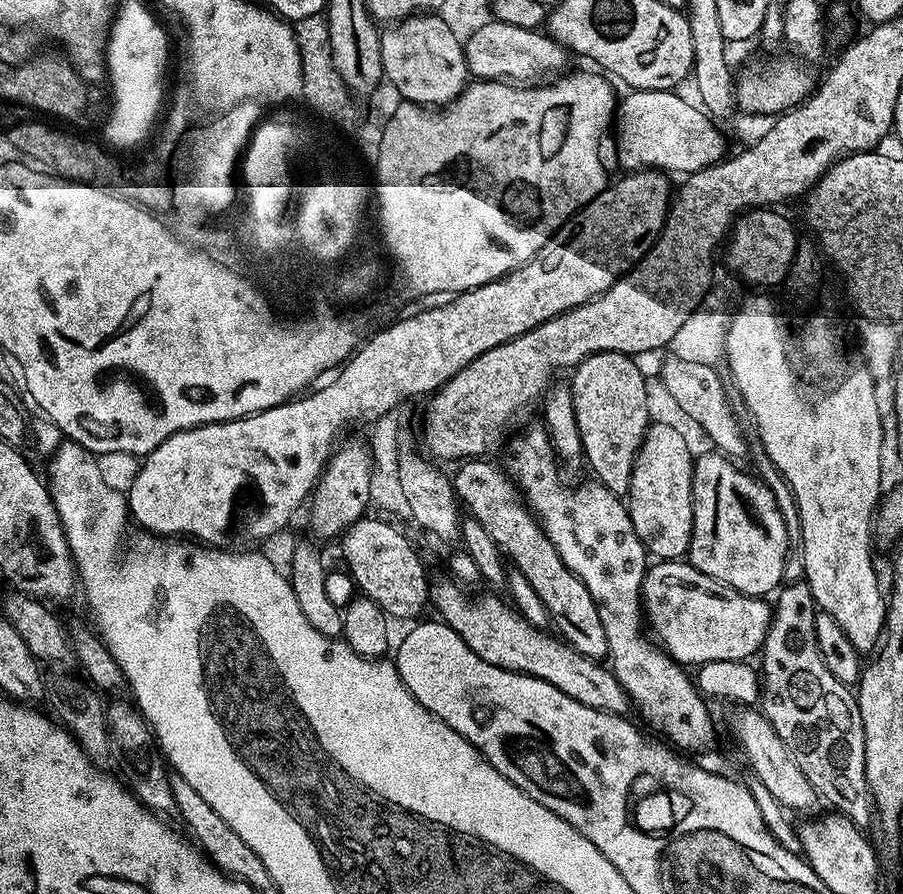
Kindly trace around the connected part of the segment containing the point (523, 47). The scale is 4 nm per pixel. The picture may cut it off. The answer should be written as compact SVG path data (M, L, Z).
M491 18L463 41L468 71L481 80L502 80L521 86L556 78L569 67L570 53L557 40L537 29L523 29Z

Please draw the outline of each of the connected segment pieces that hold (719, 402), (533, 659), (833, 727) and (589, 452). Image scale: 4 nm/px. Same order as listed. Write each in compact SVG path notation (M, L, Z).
M670 354L664 359L660 377L681 409L710 434L716 450L729 459L742 460L749 455L750 444L747 444L740 424L728 406L728 394L718 370L715 365L699 364Z
M447 579L440 580L437 584L435 581L431 585L431 607L433 609L436 607L435 615L448 624L450 630L454 630L454 634L458 634L462 638L462 642L466 642L466 646L470 646L470 650L474 650L474 654L478 654L478 658L482 658L482 662L490 662L490 666L498 666L511 672L521 672L523 676L533 676L542 682L550 682L550 686L562 690L562 694L574 698L574 702L582 702L582 706L590 706L594 710L602 710L603 712L612 712L616 716L627 717L629 715L628 695L618 682L611 667L605 666L601 661L591 660L589 656L583 656L578 650L565 644L559 635L543 628L536 628L530 622L526 622L526 618L522 618L522 614L516 611L507 599L504 599L505 601L499 600L496 597L499 595L488 594L492 596L486 597L485 600L468 600L467 594L464 593L467 591L455 579Z
M807 581L783 585L776 598L770 630L760 651L760 710L782 742L794 753L798 766L806 774L807 781L814 786L817 795L834 806L835 811L854 822L857 828L867 829L866 826L873 823L874 809L865 776L865 731L862 730L862 716L857 708L855 693L846 684L838 682L822 661L816 632L818 609Z
M599 352L586 358L571 373L570 385L573 396L574 414L578 418L578 430L584 447L584 460L592 467L591 475L600 481L606 490L615 496L627 497L630 490L632 467L644 436L648 432L649 418L646 412L646 382L633 357L622 352Z

